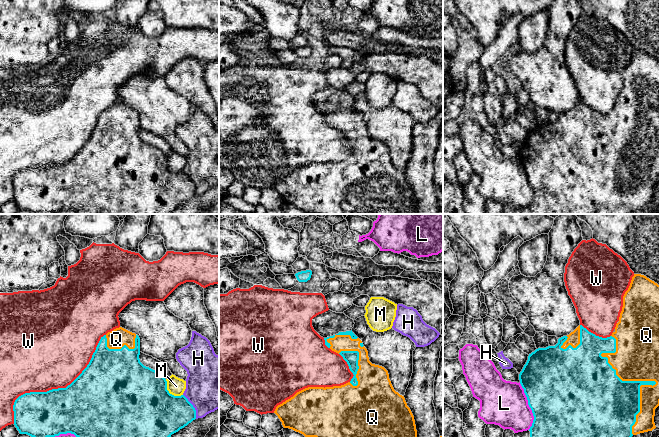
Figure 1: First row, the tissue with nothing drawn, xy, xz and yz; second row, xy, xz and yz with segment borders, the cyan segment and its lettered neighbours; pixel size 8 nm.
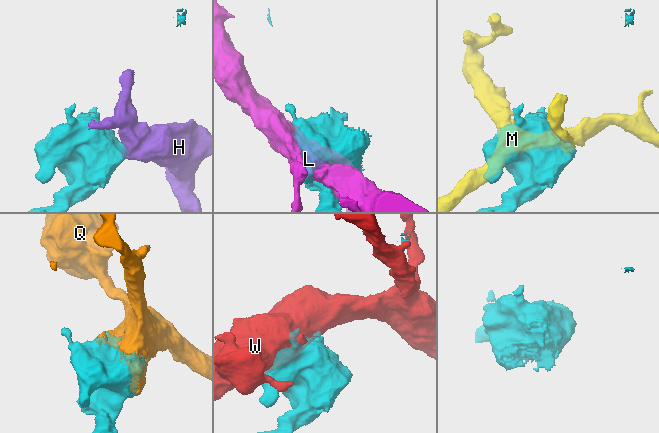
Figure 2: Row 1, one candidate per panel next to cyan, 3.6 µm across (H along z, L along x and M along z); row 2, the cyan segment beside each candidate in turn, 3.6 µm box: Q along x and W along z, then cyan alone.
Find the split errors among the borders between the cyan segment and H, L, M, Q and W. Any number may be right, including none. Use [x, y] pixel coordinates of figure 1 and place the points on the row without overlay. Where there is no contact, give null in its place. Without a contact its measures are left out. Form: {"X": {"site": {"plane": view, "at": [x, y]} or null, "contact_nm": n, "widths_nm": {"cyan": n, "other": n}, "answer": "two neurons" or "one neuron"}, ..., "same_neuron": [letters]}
{"H": {"site": {"plane": "xy", "at": [192, 182]}, "contact_nm": 220, "widths_nm": {"cyan": 360, "other": 420}, "answer": "two neurons"}, "L": {"site": {"plane": "yz", "at": [529, 182]}, "contact_nm": 400, "widths_nm": {"cyan": 500, "other": 360}, "answer": "two neurons"}, "M": {"site": {"plane": "xy", "at": [168, 168]}, "contact_nm": 190, "widths_nm": {"cyan": 500, "other": 140}, "answer": "two neurons"}, "Q": {"site": {"plane": "yz", "at": [641, 157]}, "contact_nm": 800, "widths_nm": {"cyan": 360, "other": 360}, "answer": "one neuron"}, "W": {"site": {"plane": "xy", "at": [55, 165]}, "contact_nm": 1050, "widths_nm": {"cyan": 420, "other": 480}, "answer": "two neurons"}, "same_neuron": ["Q"]}

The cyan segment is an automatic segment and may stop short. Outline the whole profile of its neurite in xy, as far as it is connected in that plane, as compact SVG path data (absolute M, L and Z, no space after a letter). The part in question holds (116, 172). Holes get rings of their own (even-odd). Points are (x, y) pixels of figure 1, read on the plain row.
M122 103L108 108L87 143L66 164L25 169L15 176L15 203L33 214L67 209L77 214L170 214L196 195L196 186L184 171L170 170L166 155L144 142L139 131L138 111Z

